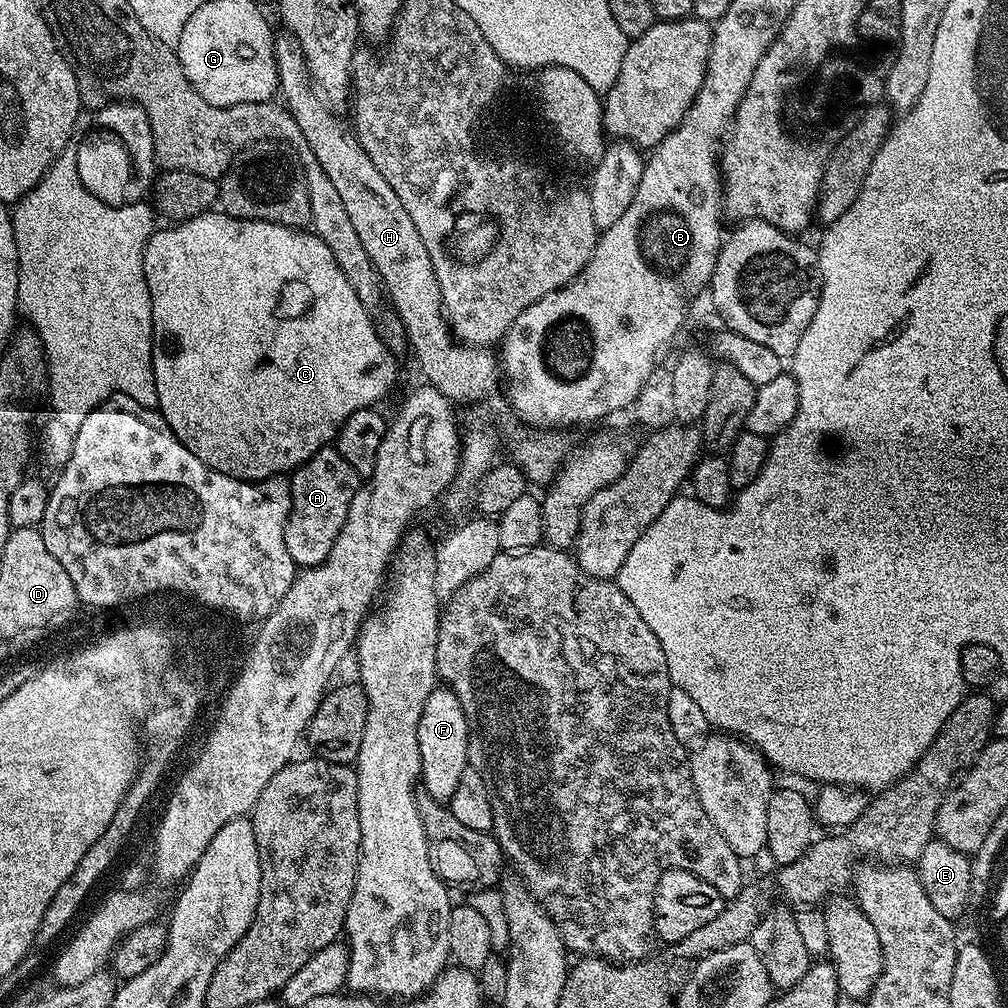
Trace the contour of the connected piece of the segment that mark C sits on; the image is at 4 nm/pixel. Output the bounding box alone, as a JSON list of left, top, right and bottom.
[144,210,396,480]

